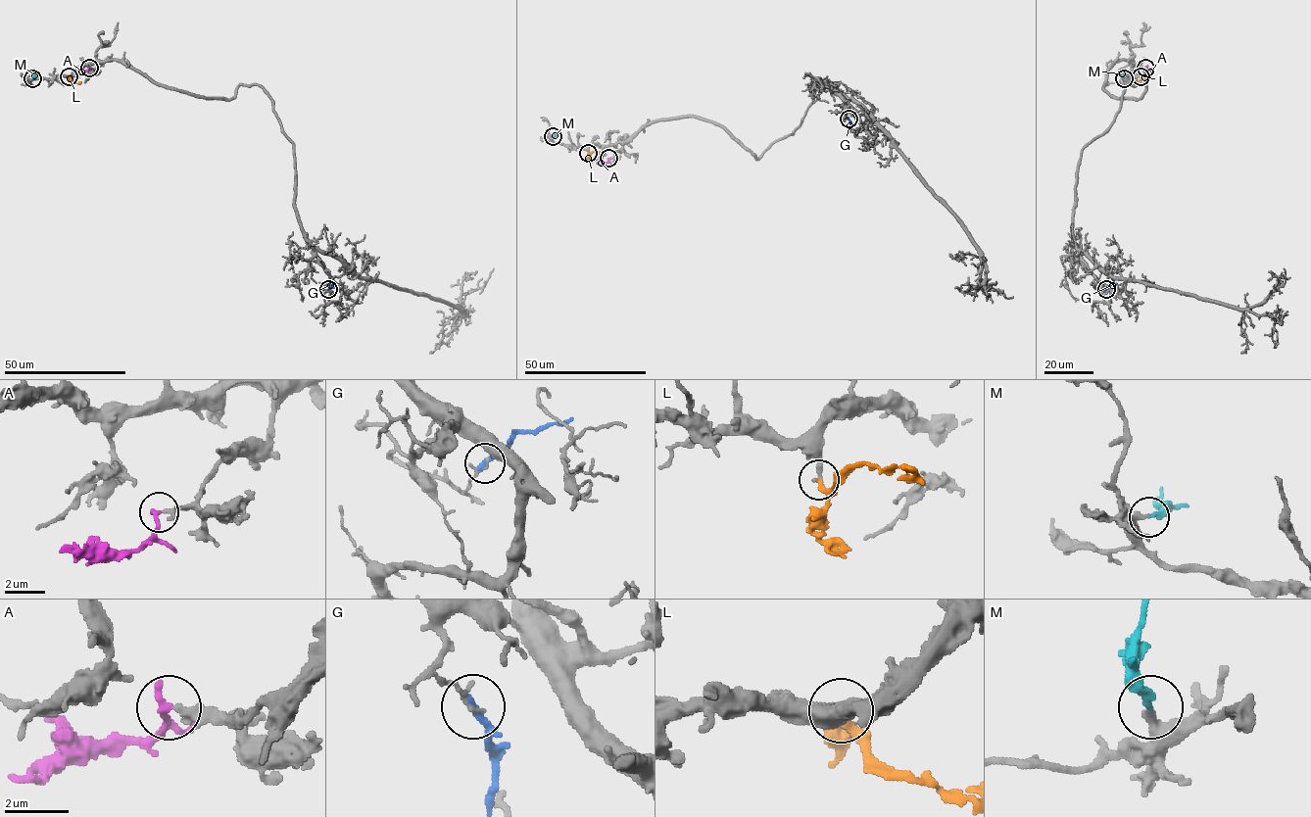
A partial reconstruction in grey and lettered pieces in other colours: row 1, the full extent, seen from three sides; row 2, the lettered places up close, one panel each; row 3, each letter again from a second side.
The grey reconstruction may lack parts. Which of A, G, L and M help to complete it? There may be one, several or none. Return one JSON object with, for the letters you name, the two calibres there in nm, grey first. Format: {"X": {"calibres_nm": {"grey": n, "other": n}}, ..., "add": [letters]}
{"L": {"calibres_nm": {"grey": 240, "other": 280}}, "M": {"calibres_nm": {"grey": 240, "other": 220}}, "add": ["L", "M"]}

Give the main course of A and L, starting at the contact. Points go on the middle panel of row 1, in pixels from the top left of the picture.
A: (608, 158), (606, 163), (597, 163)
L: (588, 153), (601, 154)

